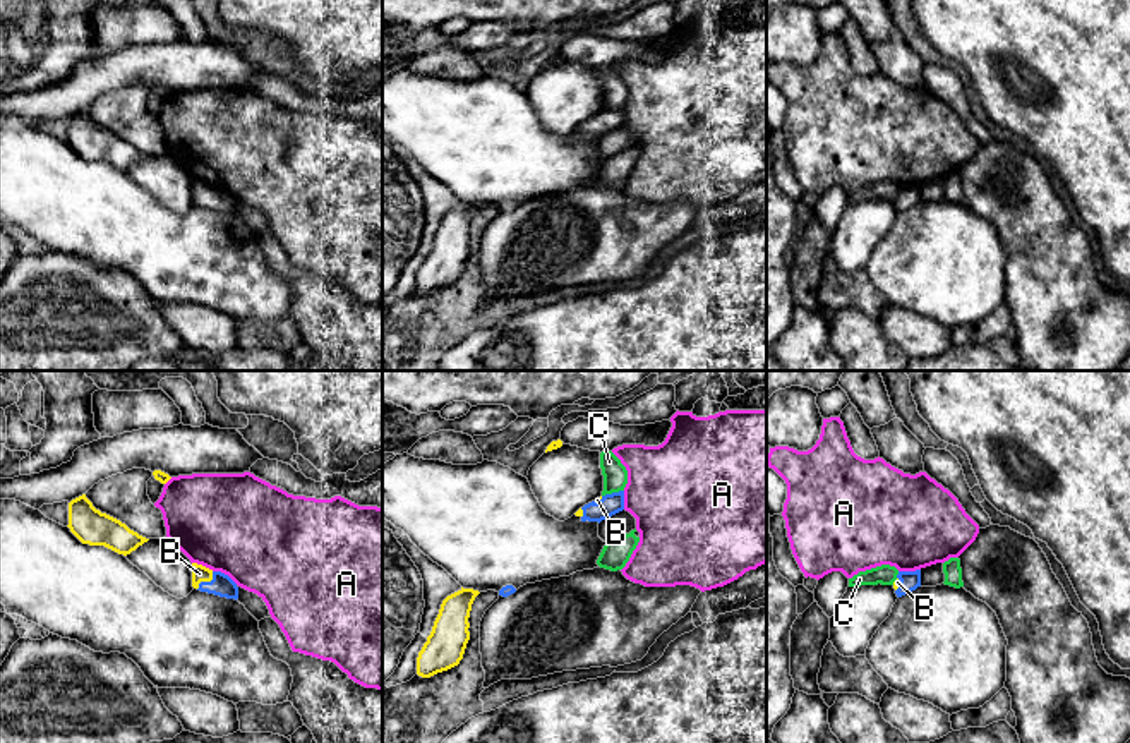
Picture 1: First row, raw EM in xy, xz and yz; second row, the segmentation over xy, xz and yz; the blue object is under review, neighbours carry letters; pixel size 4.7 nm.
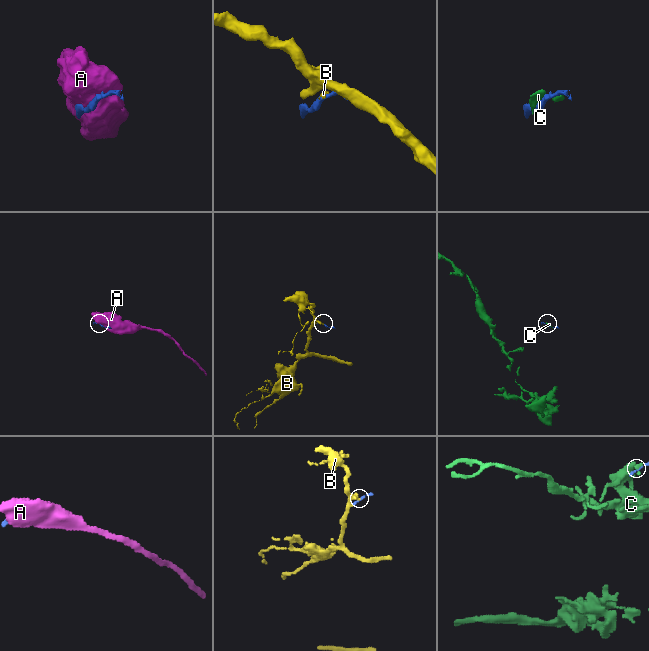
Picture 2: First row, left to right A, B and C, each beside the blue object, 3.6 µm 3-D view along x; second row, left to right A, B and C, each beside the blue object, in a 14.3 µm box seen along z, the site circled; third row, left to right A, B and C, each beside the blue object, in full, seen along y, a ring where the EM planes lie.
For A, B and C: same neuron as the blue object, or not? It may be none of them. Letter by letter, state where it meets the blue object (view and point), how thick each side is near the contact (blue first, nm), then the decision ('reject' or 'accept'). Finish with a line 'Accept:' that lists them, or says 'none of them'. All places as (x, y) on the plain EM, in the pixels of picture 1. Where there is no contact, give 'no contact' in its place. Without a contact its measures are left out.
A: meets blue in xy at (223, 189); 100 nm thick on the blue side, 480 nm on the other; reject
B: meets blue in xy at (206, 198); 100 nm thick on the blue side, 80 nm on the other; accept
C: meets blue in xz at (613, 108); 100 nm thick on the blue side, 110 nm on the other; reject
Accept: B

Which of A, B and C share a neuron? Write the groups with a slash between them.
A / B / C

